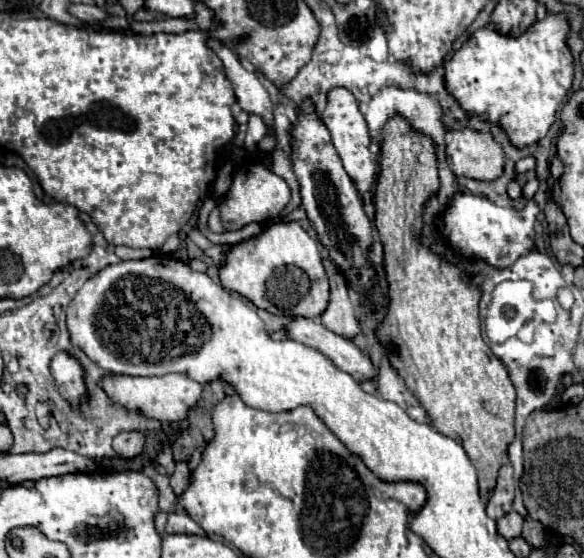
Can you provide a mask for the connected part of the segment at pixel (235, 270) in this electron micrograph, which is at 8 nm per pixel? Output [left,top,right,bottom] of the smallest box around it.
[219,223,329,317]

